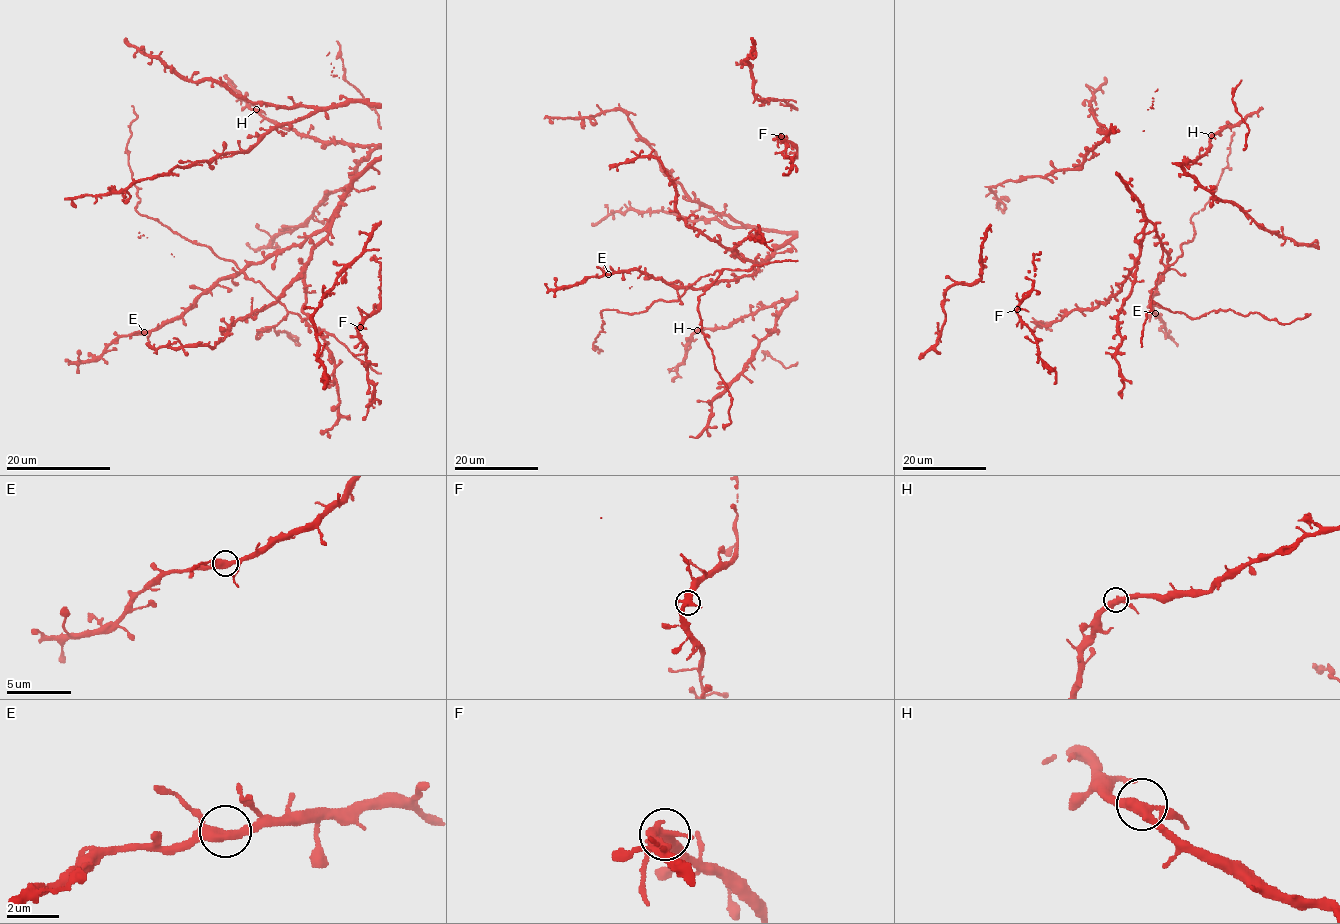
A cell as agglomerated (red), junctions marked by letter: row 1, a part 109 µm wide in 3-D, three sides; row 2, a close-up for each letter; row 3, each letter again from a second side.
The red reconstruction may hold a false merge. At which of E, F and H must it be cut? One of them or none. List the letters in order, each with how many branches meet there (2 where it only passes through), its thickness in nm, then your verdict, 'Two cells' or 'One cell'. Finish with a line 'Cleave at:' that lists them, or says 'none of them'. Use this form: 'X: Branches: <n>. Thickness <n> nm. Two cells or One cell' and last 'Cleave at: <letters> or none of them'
E: Branches: 3. Thickness 360 nm. One cell
F: Branches: 3. Thickness 340 nm. One cell
H: Branches: 3. Thickness 340 nm. One cell
Cleave at: none of them

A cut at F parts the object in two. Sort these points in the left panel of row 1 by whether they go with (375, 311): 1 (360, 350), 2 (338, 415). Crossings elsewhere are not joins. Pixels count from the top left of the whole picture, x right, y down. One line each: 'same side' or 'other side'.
1: other side
2: same side

